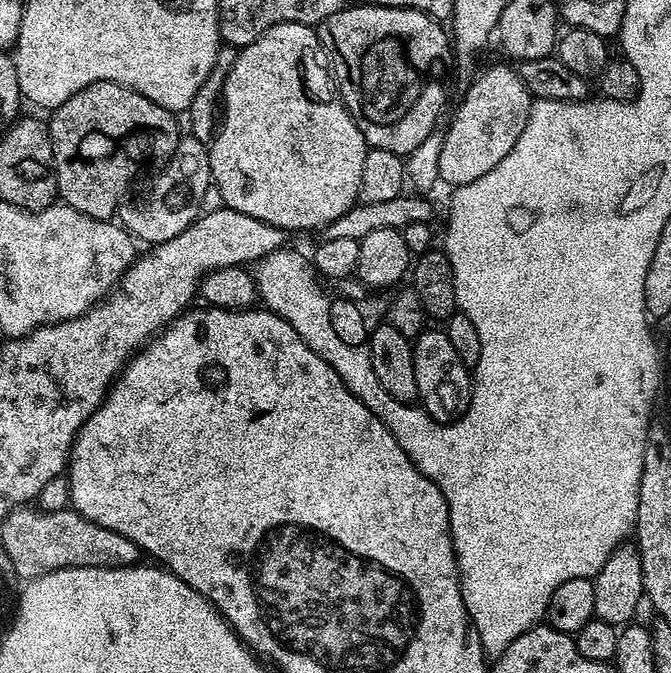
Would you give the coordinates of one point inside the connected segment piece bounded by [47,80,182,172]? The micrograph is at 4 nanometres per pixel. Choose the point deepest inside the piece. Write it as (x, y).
(104, 106)

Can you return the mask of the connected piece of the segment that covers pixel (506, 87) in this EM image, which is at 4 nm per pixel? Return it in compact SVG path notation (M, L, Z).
M496 64L482 73L467 92L458 110L455 112L449 128L445 129L442 150L440 152L439 179L445 184L457 188L469 184L475 178L493 169L514 148L521 137L522 130L531 112L532 97L521 79L519 71L504 64Z

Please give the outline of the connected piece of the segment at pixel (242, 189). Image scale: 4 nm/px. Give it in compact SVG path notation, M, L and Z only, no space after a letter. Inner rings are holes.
M279 24L278 26L270 26L270 30L266 30L254 42L250 42L245 48L237 51L234 66L224 83L222 123L208 149L212 183L221 190L227 207L233 208L235 212L250 214L250 218L258 218L258 222L266 222L270 226L283 228L288 234L308 232L311 228L324 230L328 224L355 207L361 199L362 162L366 162L368 150L368 143L364 140L362 130L356 125L356 120L350 115L348 108L340 98L339 91L334 87L333 73L329 71L322 59L320 37L313 25Z

